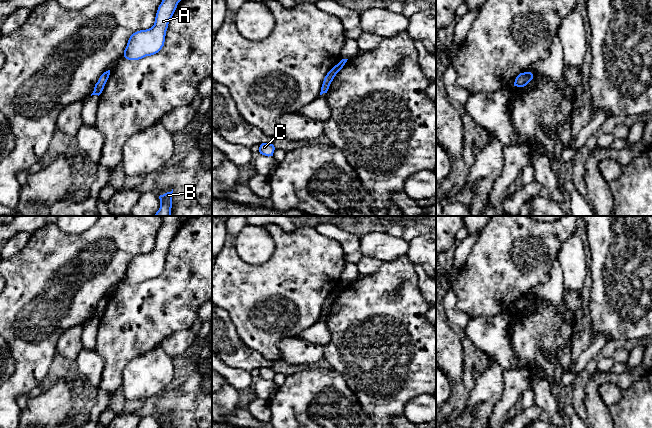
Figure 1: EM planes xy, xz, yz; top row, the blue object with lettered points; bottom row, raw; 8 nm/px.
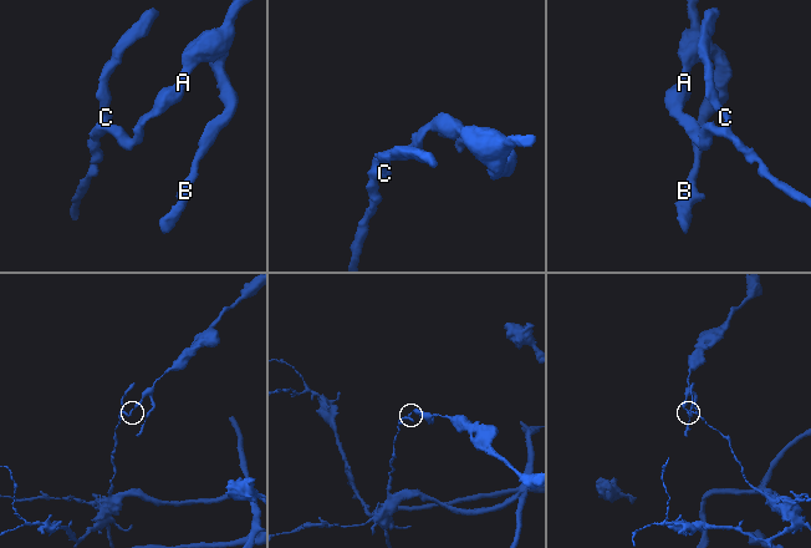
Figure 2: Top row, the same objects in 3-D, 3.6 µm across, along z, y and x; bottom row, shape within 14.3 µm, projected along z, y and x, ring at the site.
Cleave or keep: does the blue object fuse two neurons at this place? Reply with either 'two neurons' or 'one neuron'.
two neurons

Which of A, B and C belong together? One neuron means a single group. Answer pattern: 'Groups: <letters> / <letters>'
Groups: A B / C

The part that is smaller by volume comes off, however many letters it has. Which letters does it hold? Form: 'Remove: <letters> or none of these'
Remove: A, B

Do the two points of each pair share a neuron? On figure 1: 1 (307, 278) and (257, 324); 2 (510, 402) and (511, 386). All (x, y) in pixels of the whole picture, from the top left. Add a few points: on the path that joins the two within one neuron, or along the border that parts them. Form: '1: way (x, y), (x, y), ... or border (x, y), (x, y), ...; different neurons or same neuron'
1: way (295, 289), (290, 291), (269, 312); same neuron
2: way (510, 398), (511, 390); same neuron

